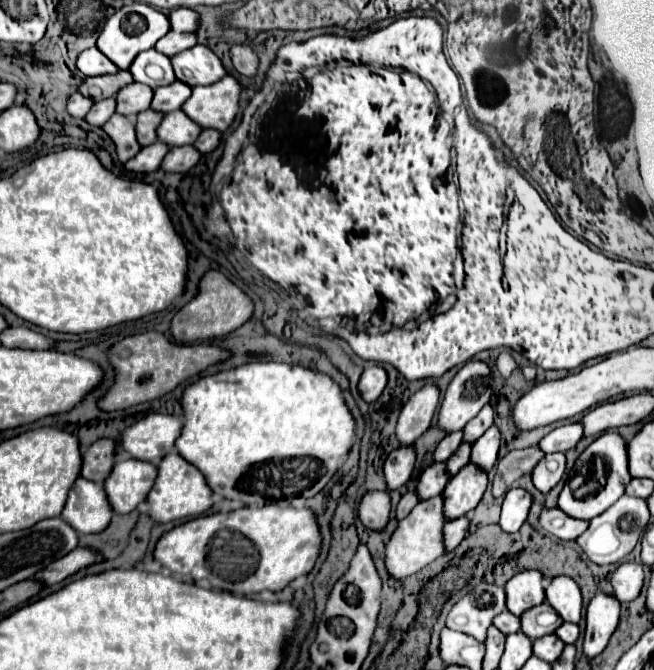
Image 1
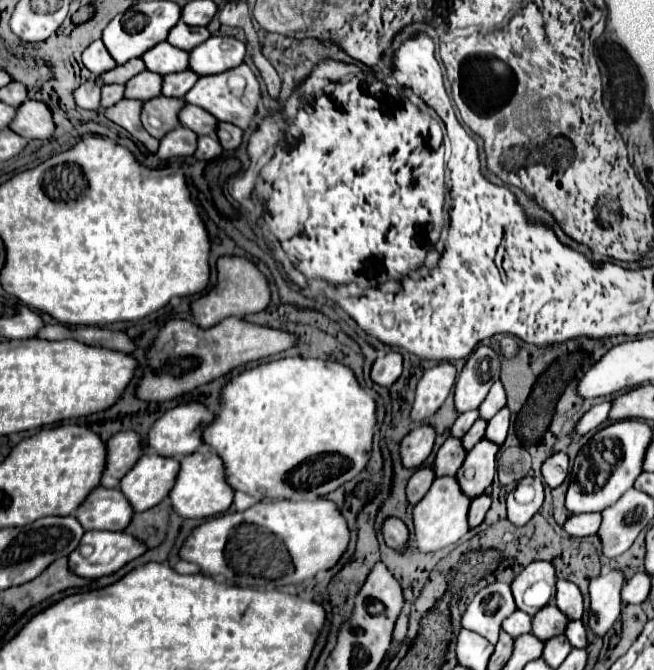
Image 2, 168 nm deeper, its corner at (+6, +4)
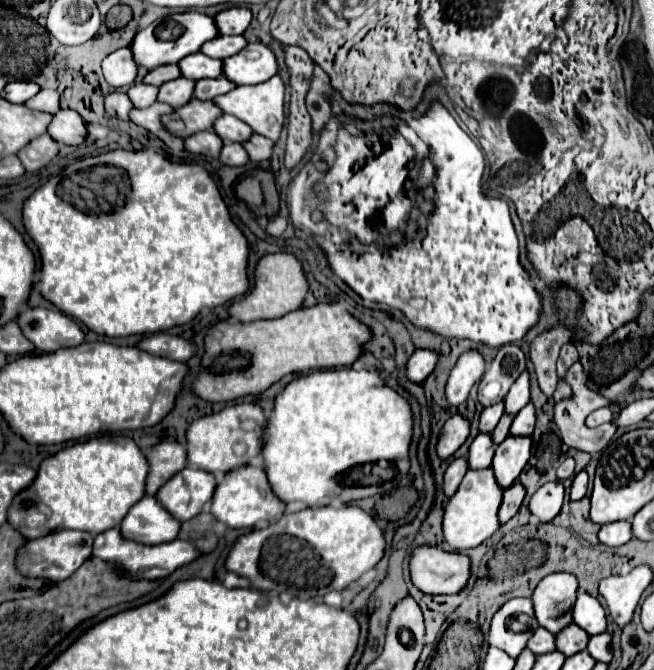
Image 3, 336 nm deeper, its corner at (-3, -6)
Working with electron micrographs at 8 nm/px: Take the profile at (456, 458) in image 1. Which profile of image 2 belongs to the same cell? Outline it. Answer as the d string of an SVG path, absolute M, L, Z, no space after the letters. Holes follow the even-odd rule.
M478 418L472 424L472 428L462 436L462 448L464 450L472 450L472 446L484 438L484 430L486 430L486 420L480 420Z

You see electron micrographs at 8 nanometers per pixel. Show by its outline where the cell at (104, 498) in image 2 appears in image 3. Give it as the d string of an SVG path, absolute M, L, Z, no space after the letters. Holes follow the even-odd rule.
M145 496L129 510L119 528L129 540L155 546L173 542L181 532L181 522L173 518L153 496Z

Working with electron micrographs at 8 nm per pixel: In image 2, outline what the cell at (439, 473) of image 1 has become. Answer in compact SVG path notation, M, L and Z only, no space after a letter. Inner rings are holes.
M448 438L440 450L436 452L434 456L434 462L432 462L432 468L436 470L436 478L440 476L454 476L458 472L458 468L462 466L464 462L464 448L460 446L460 440L458 438Z

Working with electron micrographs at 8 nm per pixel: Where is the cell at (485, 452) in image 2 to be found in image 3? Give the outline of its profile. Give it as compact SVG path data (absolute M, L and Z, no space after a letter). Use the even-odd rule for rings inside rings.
M507 436L501 446L497 446L491 466L503 488L509 488L519 478L531 458L531 446L533 440L529 436Z

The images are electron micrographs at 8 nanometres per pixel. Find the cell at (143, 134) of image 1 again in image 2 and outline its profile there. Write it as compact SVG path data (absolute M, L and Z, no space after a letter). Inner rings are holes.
M156 96L148 102L144 102L144 108L142 108L142 124L146 128L148 134L152 134L154 138L162 138L166 132L170 132L172 128L178 126L178 110L180 106L184 106L182 100L178 98L166 98L166 96ZM148 116L156 116L162 126L156 130L156 128L150 128L148 124Z

